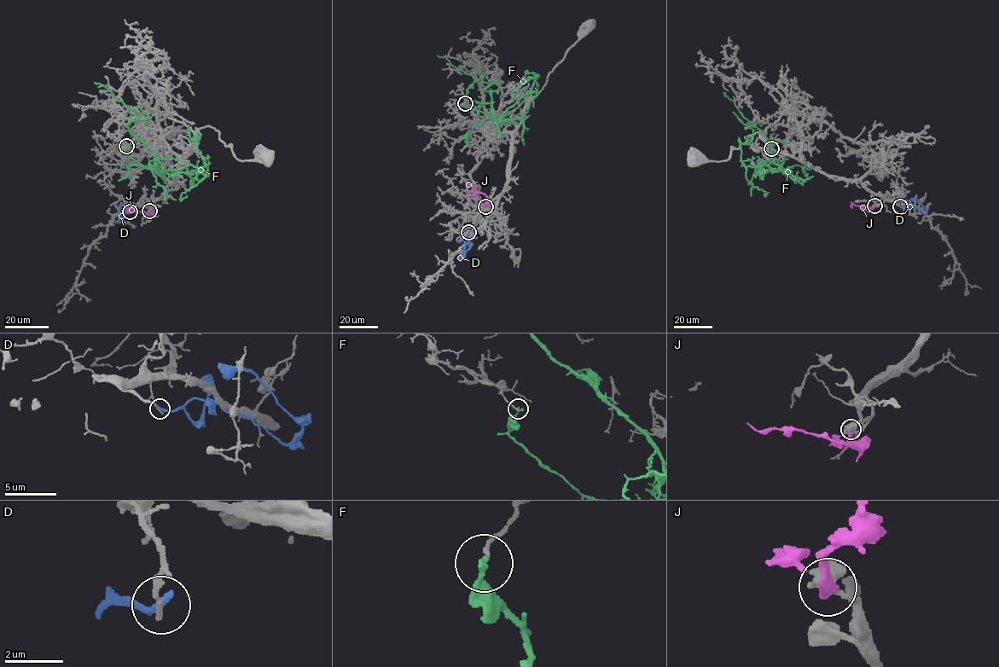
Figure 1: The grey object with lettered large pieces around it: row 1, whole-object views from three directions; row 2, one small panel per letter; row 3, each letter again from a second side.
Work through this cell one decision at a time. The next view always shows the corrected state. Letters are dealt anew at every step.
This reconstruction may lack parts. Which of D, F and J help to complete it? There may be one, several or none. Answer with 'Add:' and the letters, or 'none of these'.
Add: none of these

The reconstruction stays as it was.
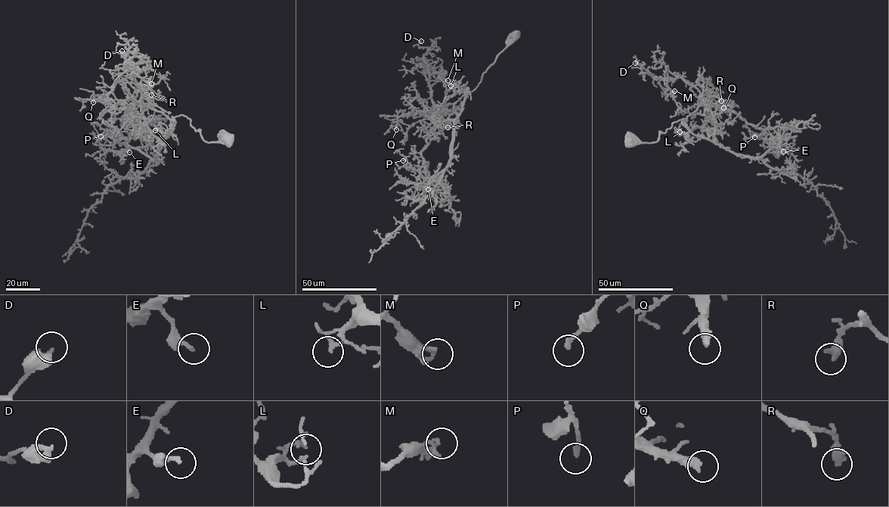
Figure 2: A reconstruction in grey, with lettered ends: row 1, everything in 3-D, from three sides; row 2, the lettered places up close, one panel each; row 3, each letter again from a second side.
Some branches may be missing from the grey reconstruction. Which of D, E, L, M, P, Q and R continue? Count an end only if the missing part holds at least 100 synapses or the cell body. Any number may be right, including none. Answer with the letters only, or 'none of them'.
Q

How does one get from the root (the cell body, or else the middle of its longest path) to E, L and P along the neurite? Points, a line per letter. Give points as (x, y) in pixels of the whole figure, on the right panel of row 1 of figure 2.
E: (629, 142), (655, 142), (685, 119), (682, 122), (694, 134), (736, 153), (759, 157), (773, 147), (783, 151)
L: (629, 142), (655, 142), (674, 122), (685, 119), (682, 122), (689, 131), (678, 135), (679, 132)
P: (629, 142), (655, 142), (707, 101), (766, 132), (754, 132), (754, 137)

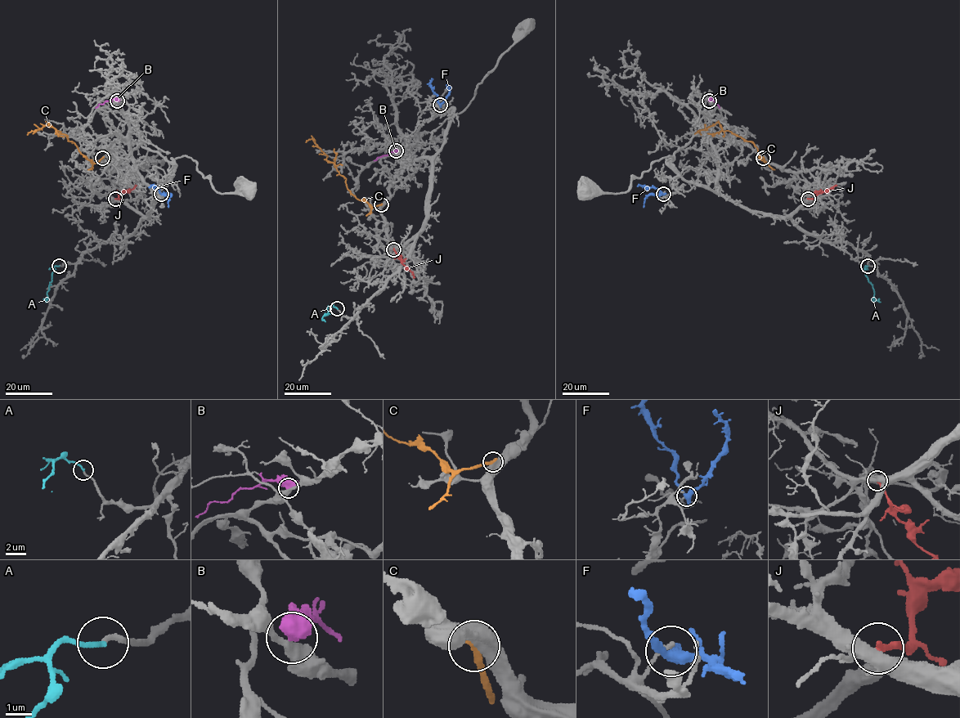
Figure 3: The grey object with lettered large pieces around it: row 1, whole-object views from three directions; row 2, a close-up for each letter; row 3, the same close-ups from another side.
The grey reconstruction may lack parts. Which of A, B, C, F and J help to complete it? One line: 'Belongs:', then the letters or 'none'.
Belongs: A

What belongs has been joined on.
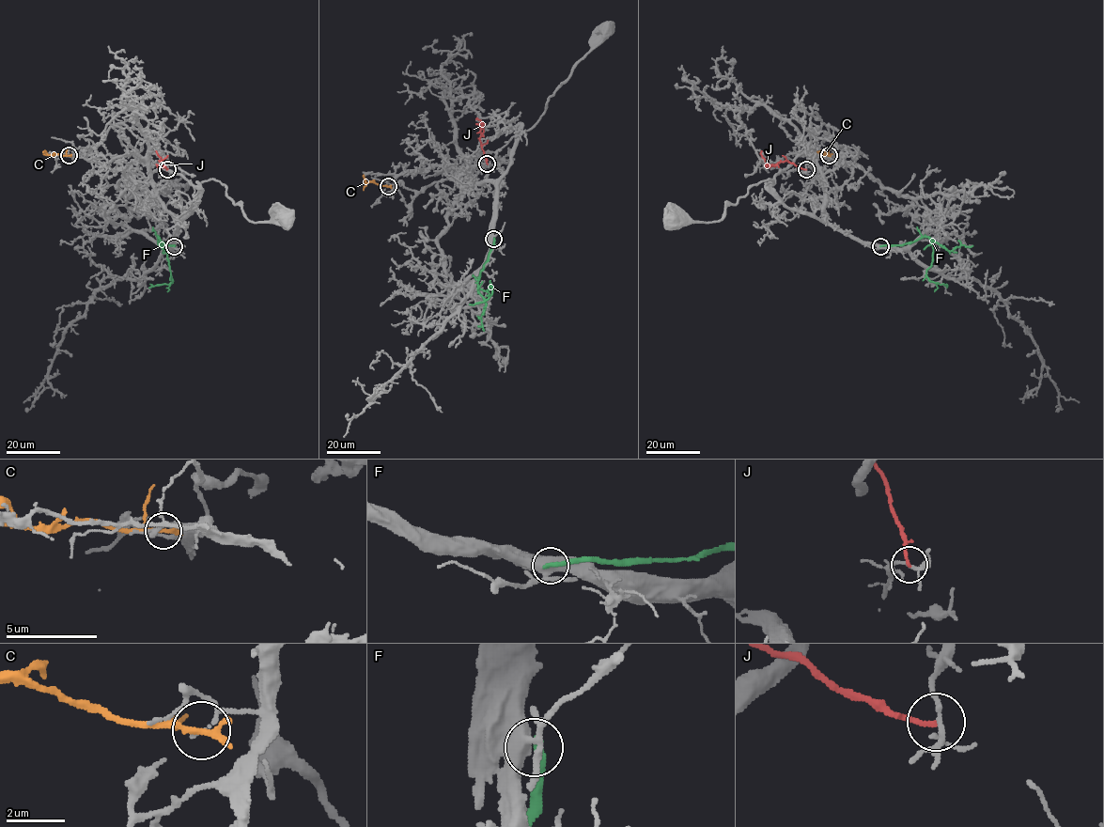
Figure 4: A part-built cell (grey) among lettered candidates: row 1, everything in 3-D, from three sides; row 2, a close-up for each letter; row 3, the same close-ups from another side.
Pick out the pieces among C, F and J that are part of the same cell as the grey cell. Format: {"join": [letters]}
{"join": []}

